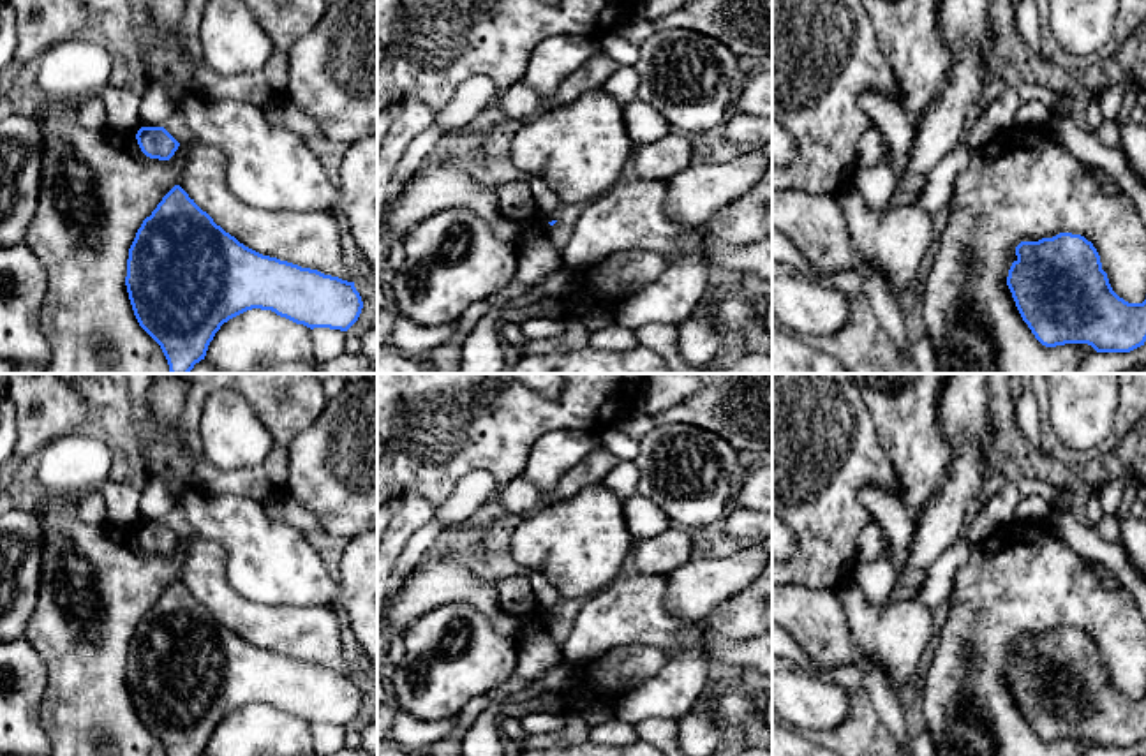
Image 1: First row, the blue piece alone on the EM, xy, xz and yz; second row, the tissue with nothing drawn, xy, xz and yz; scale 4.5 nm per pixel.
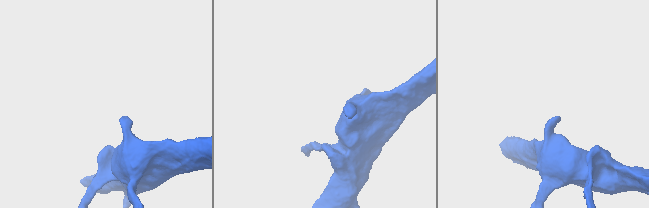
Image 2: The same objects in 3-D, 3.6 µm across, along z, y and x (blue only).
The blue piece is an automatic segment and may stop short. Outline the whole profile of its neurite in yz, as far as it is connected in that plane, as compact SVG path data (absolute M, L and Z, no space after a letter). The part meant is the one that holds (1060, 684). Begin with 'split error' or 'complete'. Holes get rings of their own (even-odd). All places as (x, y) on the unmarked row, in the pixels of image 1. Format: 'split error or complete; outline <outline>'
complete; outline M1060 627L1038 636L1021 636L1016 641L1016 650L1017 654L1008 664L1007 680L1023 715L1042 740L1088 738L1097 747L1130 747L1144 740L1146 694L1142 698L1128 698L1113 686L1097 643L1084 631Z

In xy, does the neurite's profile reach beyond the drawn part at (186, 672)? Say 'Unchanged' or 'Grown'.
Unchanged

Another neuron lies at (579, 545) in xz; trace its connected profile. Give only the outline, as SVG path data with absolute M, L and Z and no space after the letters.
M594 485L522 516L508 553L529 571L541 573L562 597L575 599L612 583L633 543L624 499Z

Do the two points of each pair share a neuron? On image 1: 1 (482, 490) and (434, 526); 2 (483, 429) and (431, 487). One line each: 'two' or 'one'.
1: one
2: one

